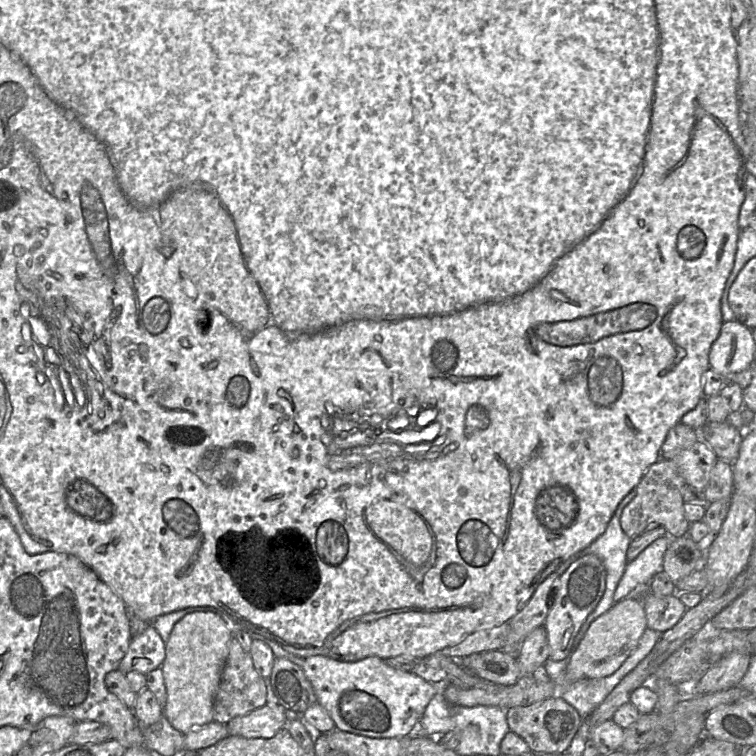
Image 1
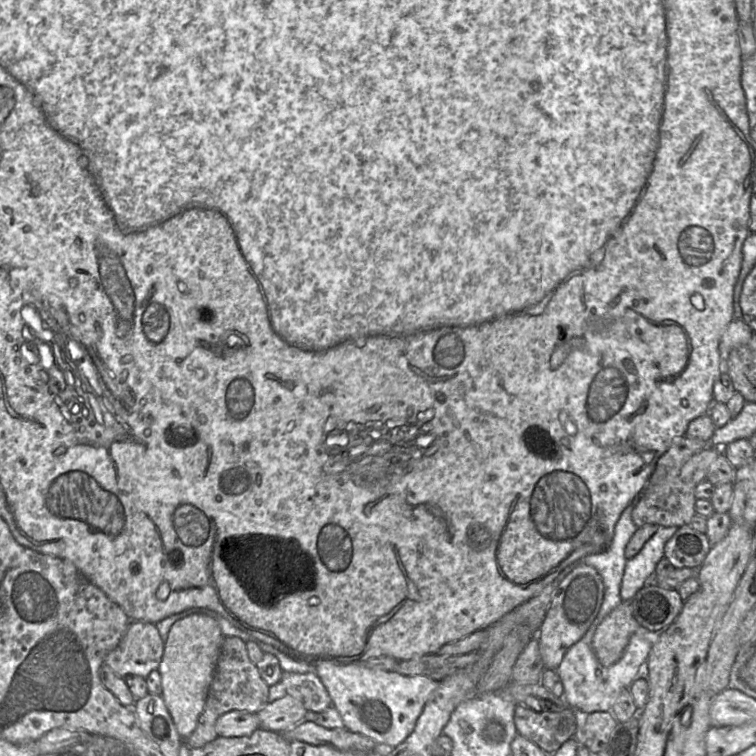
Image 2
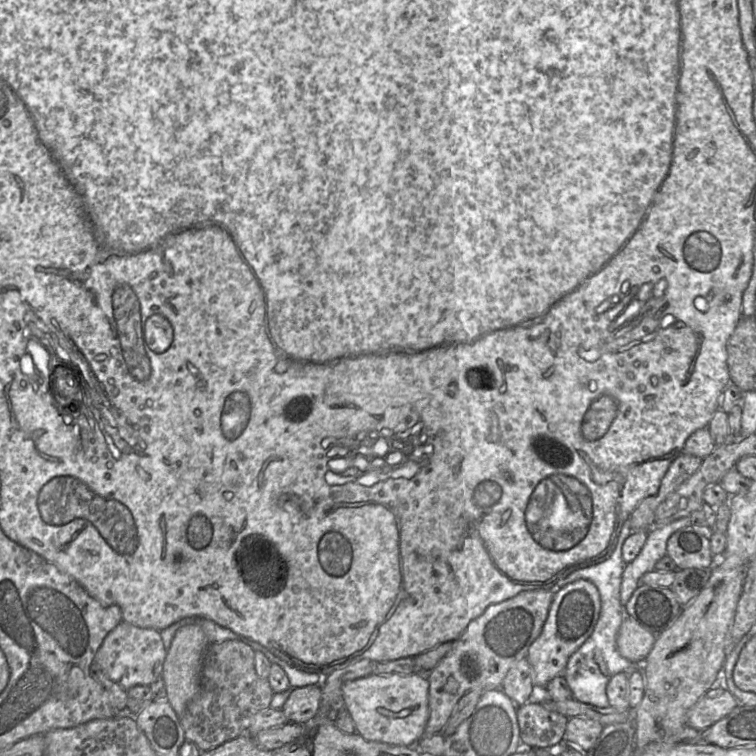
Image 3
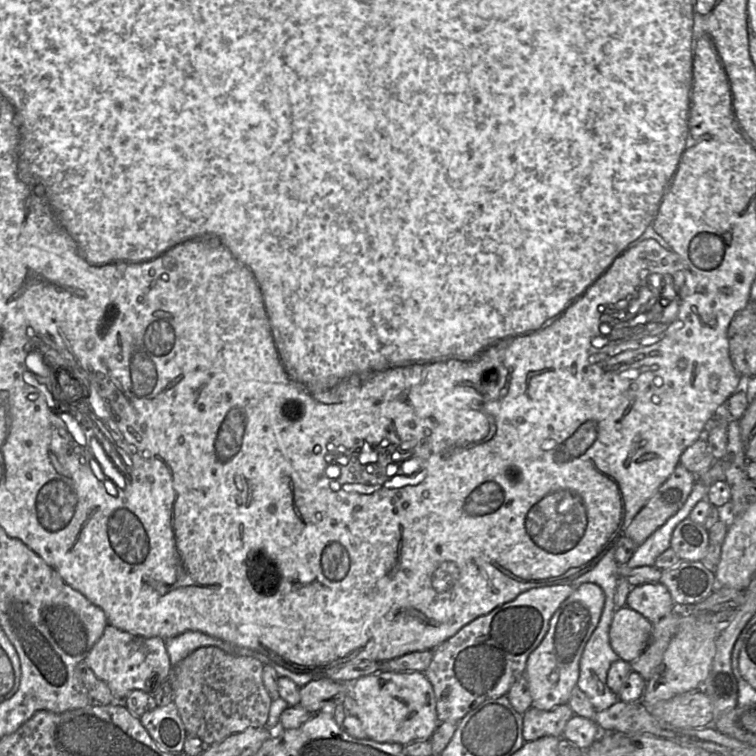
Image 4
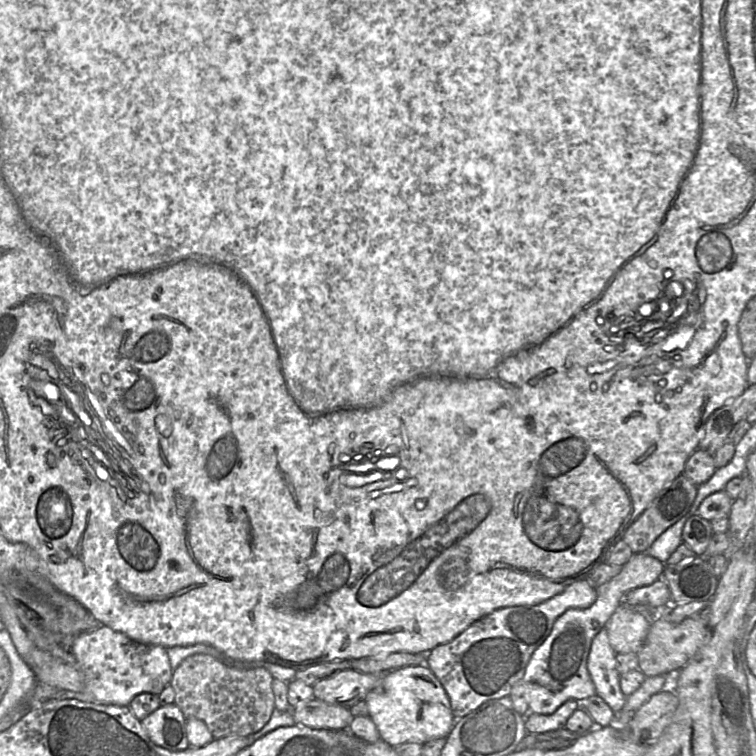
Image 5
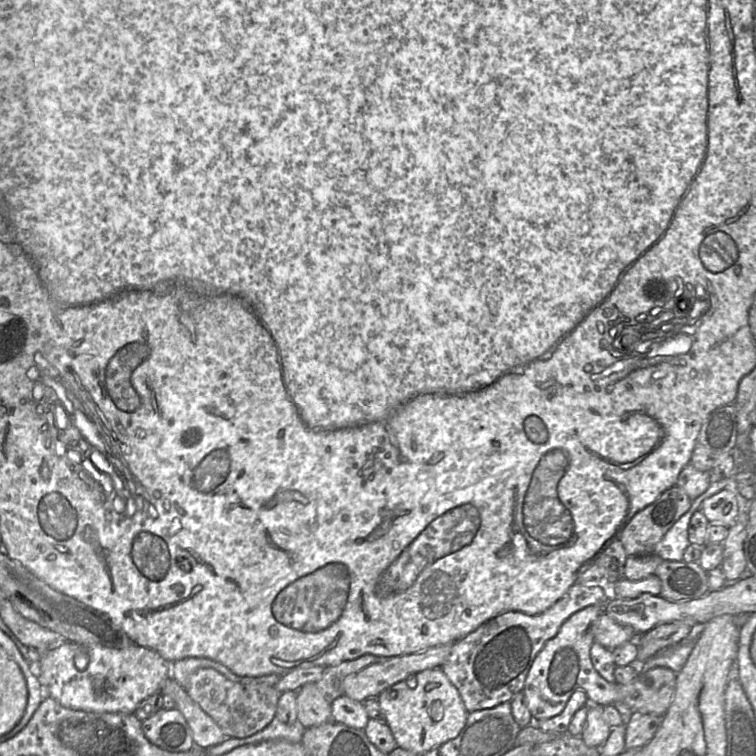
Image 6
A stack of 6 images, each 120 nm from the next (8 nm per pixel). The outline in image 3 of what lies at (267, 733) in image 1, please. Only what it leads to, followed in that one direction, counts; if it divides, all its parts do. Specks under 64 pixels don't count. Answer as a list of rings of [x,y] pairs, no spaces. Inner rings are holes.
[[[320,685],[294,688],[281,708],[289,723],[309,723],[318,713],[322,689]]]

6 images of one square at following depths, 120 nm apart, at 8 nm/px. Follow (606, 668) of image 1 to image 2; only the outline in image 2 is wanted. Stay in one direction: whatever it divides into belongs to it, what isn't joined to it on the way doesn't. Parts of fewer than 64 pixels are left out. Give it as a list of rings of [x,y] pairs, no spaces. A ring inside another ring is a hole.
[[[622,601],[602,620],[593,636],[592,650],[599,663],[603,667],[616,663],[639,627],[633,615],[632,602]]]

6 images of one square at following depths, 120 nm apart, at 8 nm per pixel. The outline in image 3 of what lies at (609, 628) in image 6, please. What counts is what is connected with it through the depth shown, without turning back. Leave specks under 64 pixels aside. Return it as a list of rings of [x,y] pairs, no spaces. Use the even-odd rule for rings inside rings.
[[[627,614],[623,618],[616,639],[618,652],[629,661],[642,664],[651,651],[656,637]]]

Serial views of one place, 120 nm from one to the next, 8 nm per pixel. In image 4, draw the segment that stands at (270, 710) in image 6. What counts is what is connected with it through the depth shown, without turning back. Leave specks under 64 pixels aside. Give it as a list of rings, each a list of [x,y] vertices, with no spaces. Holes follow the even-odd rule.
[[[216,646],[198,648],[173,667],[170,676],[172,702],[178,709],[186,732],[199,737],[208,747],[248,728],[264,727],[272,699],[263,685],[263,667],[254,657],[232,655]]]

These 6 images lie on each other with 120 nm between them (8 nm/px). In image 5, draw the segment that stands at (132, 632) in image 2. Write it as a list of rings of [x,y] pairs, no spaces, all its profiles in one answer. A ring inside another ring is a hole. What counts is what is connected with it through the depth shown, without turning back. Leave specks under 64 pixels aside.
[[[105,625],[71,638],[70,652],[84,674],[84,689],[80,693],[64,693],[60,698],[129,706],[141,693],[158,696],[173,674],[166,648],[137,642]]]

